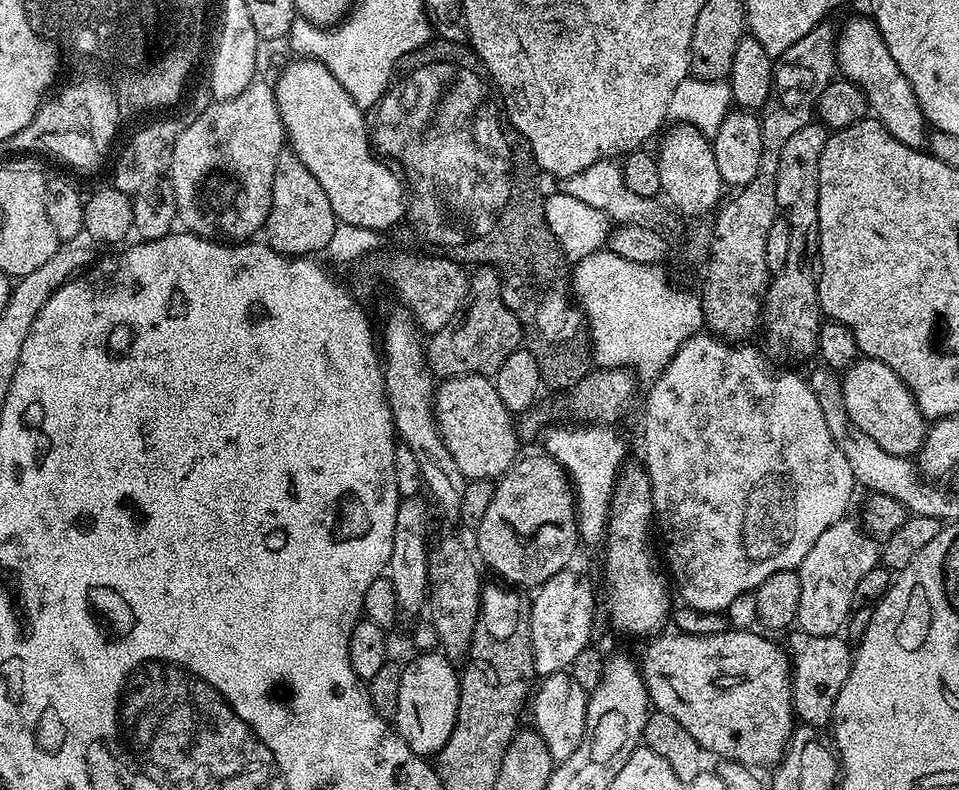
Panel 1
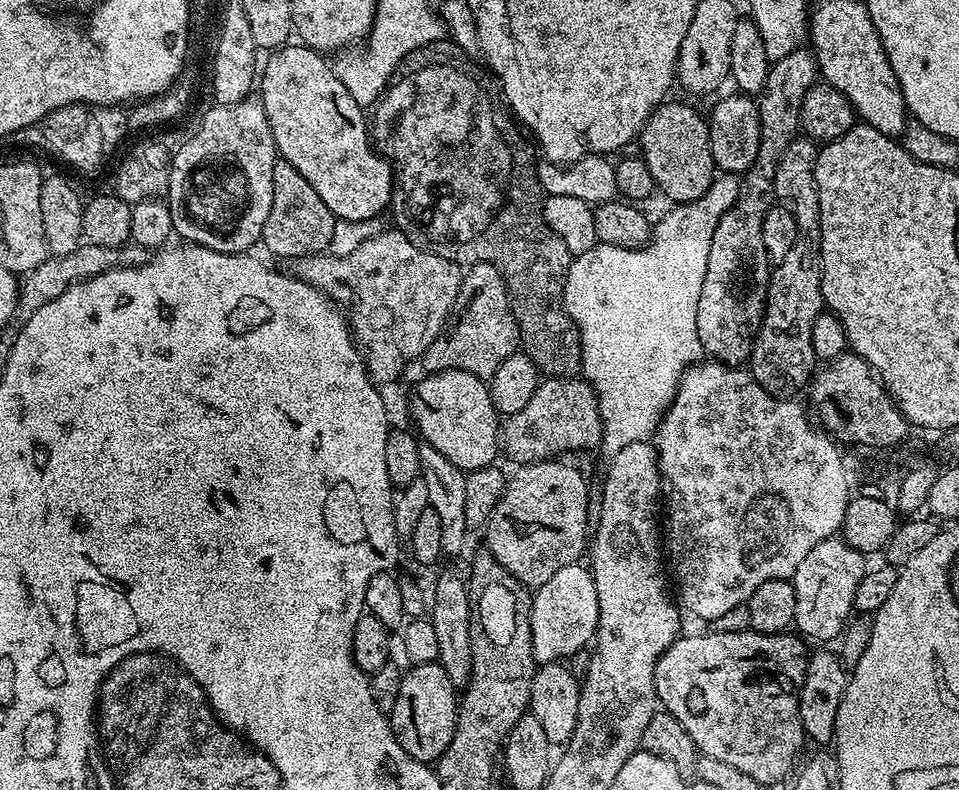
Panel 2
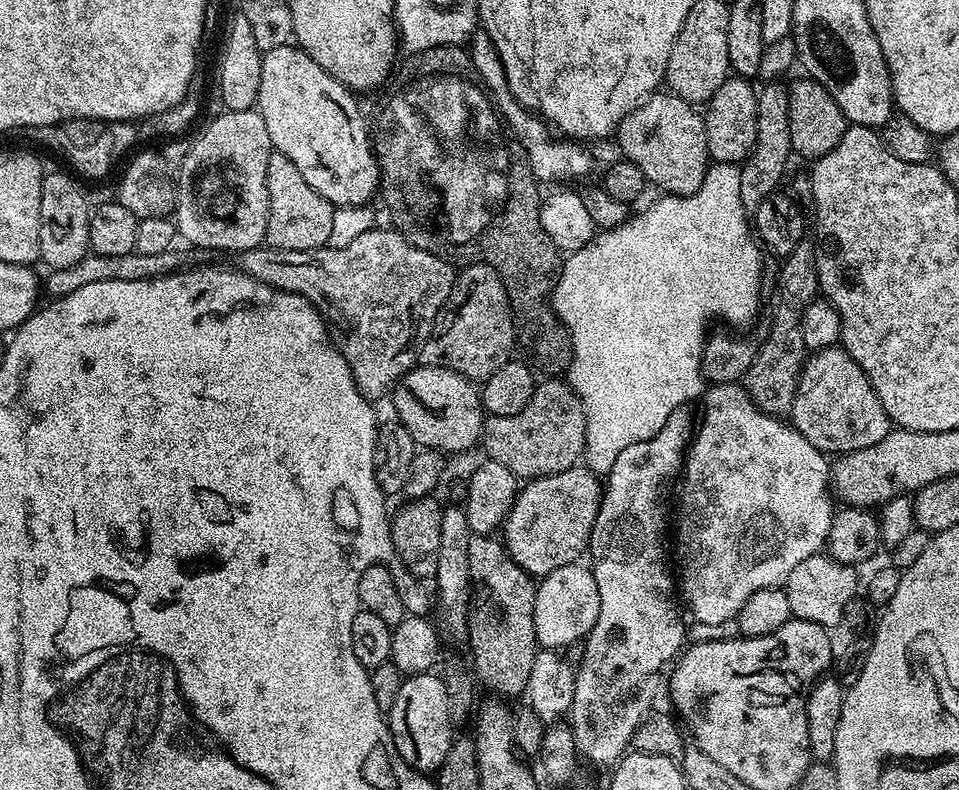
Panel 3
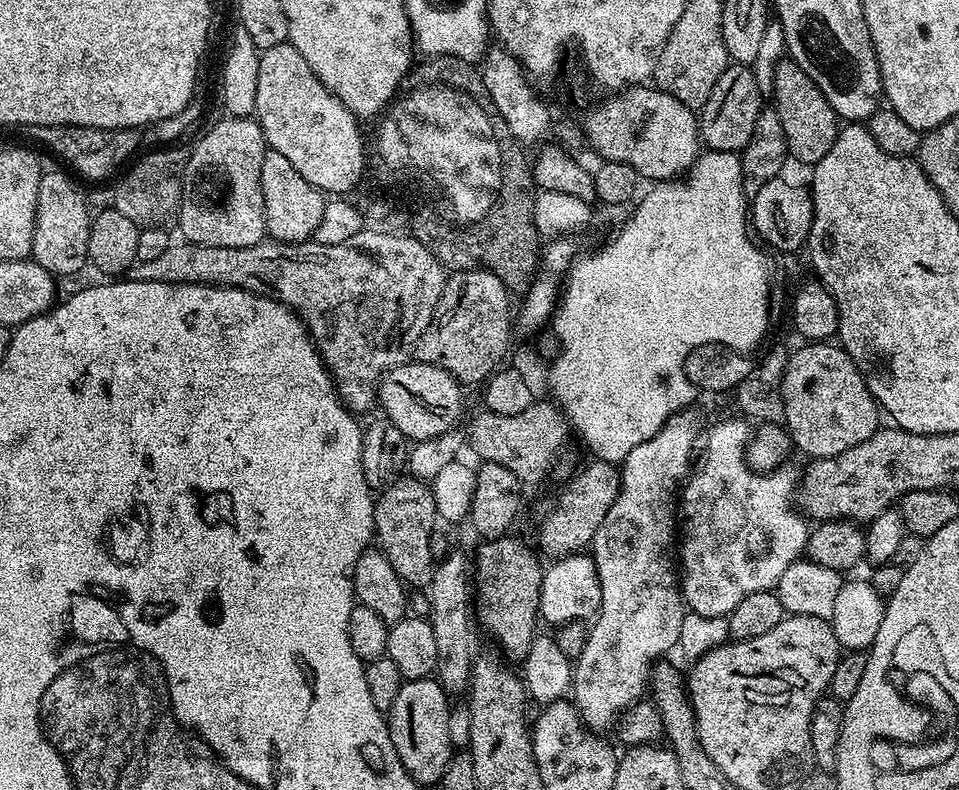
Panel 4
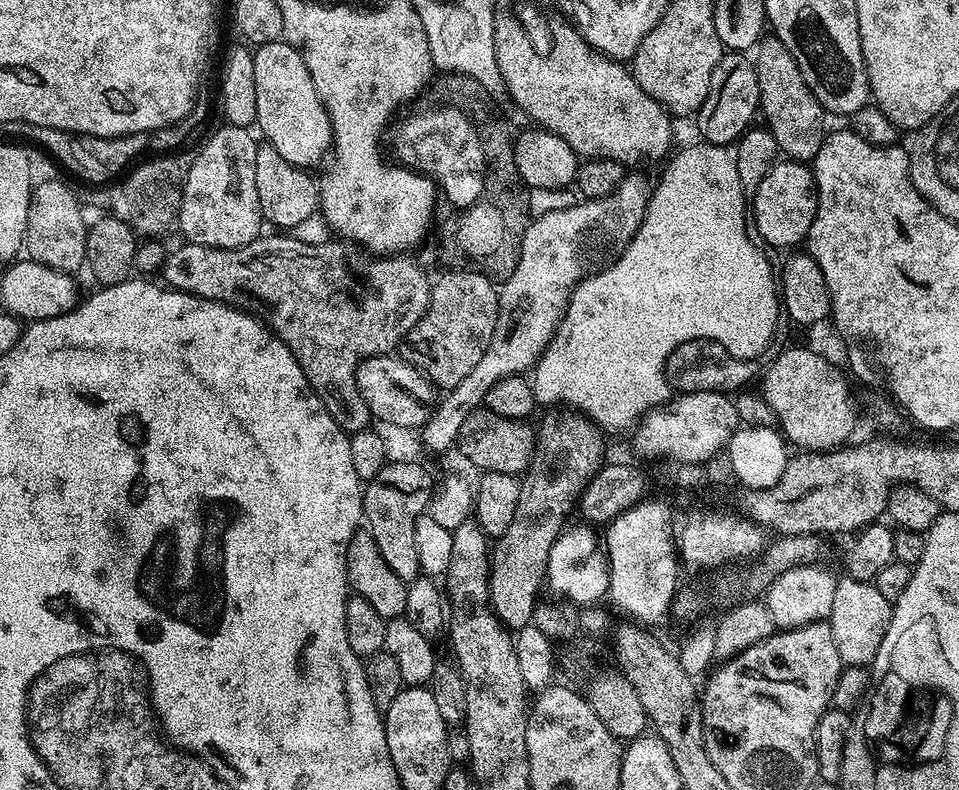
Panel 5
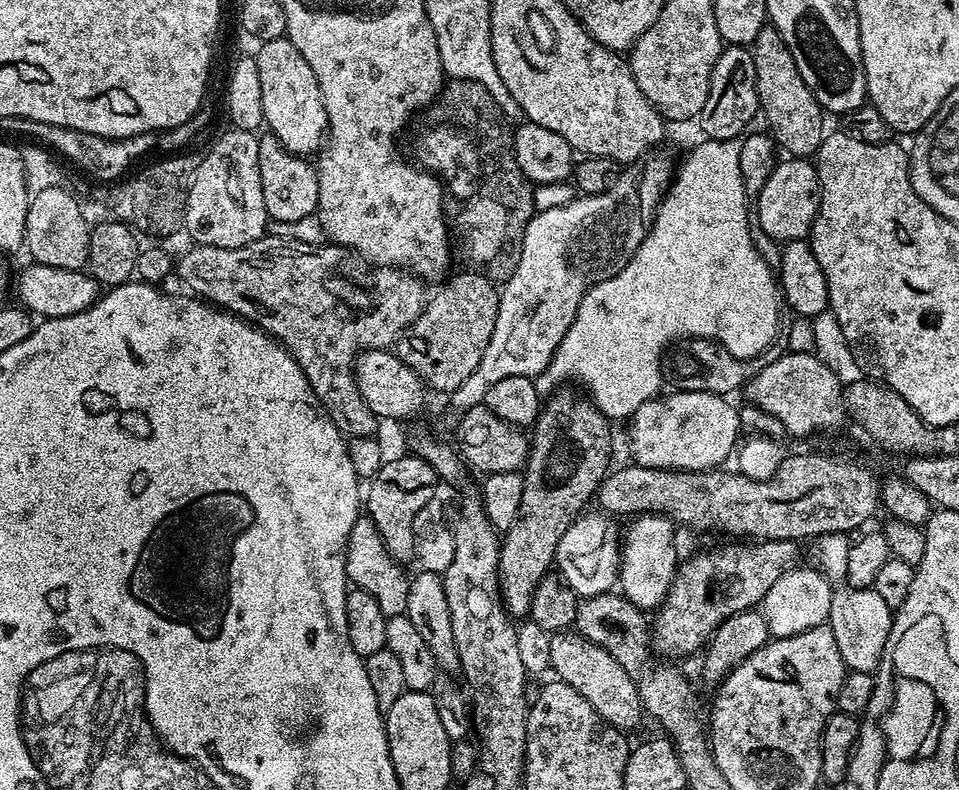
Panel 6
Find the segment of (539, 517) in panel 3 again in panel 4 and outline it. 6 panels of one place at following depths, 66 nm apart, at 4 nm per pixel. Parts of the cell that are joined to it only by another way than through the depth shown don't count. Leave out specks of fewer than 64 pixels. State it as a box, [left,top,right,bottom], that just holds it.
[535,460,619,559]

